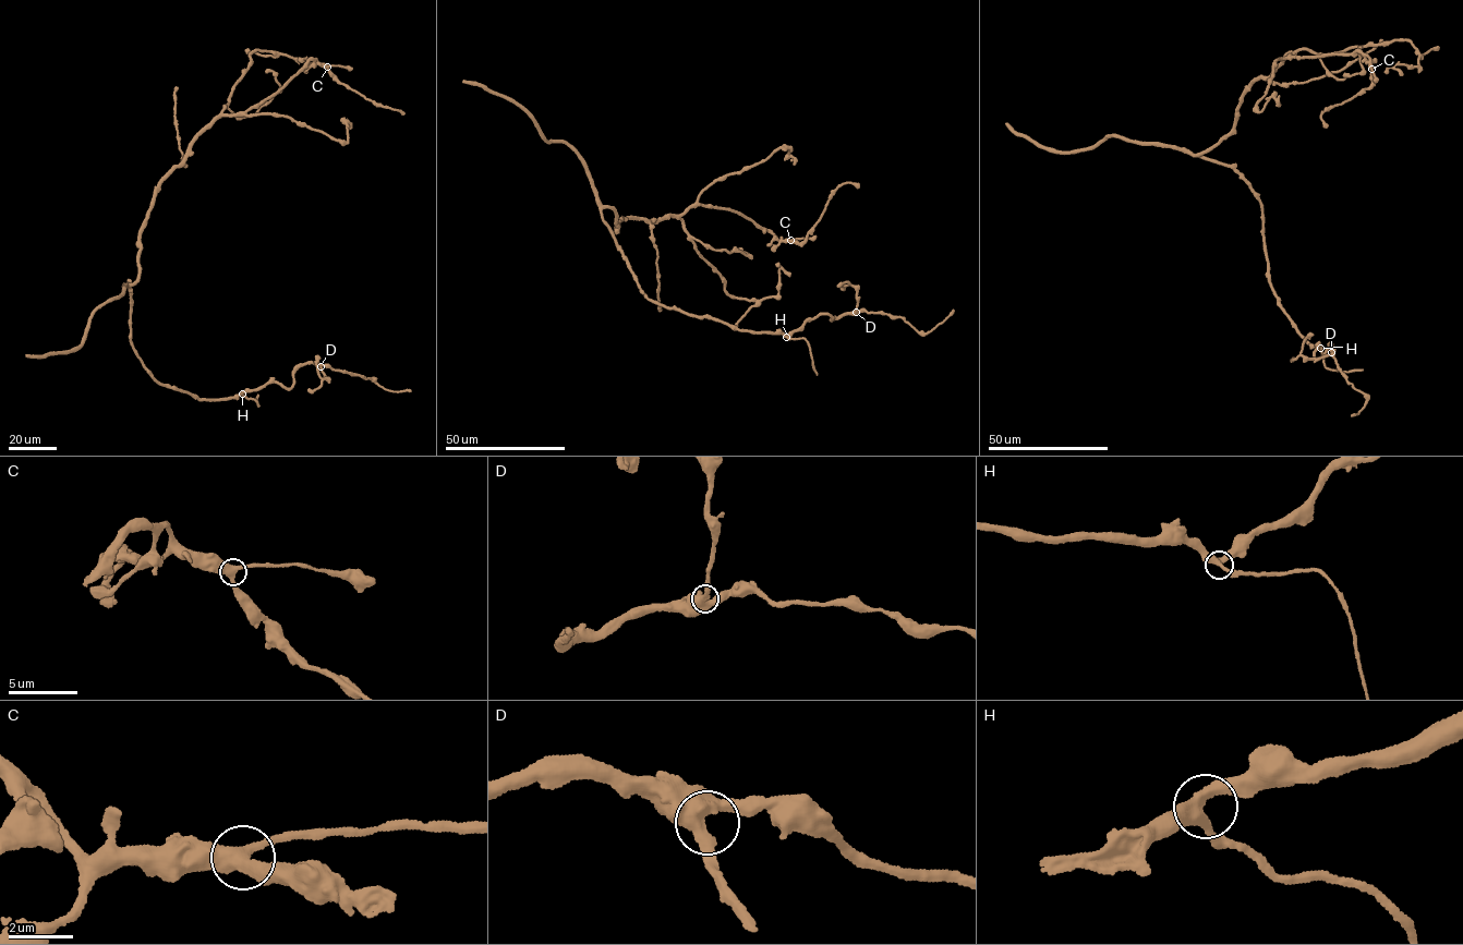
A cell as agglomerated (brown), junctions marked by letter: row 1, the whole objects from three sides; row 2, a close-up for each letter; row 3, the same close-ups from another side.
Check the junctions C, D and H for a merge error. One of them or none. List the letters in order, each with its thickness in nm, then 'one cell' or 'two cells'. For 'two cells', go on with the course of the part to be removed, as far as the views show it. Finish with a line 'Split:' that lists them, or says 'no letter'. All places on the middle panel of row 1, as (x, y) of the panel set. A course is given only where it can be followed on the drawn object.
C: 440 nm | one cell
D: 480 nm | one cell
H: 360 nm | one cell
Split: no letter

